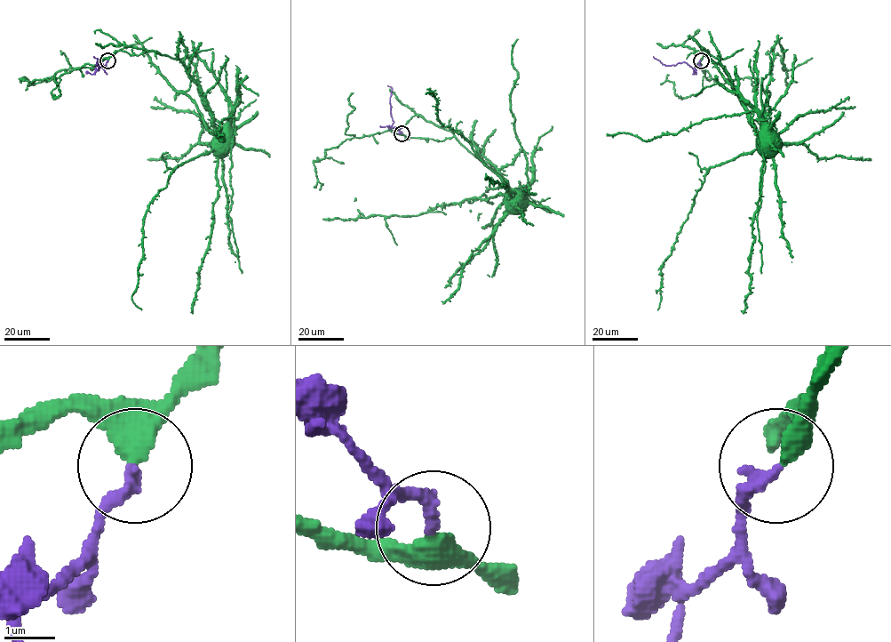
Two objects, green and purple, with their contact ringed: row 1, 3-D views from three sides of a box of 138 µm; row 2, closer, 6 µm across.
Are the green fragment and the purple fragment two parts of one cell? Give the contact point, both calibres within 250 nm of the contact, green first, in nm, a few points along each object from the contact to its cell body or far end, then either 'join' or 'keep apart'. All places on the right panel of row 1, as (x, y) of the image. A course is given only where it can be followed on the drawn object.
at (701, 60); 460 nm thick on the green side, 240 nm on the other; green runs (701, 60), (706, 50), (704, 54), (724, 59), (719, 65), (748, 120), (759, 131), (772, 133); purple runs (701, 60), (694, 69), (686, 62), (664, 65), (653, 56); keep apart

